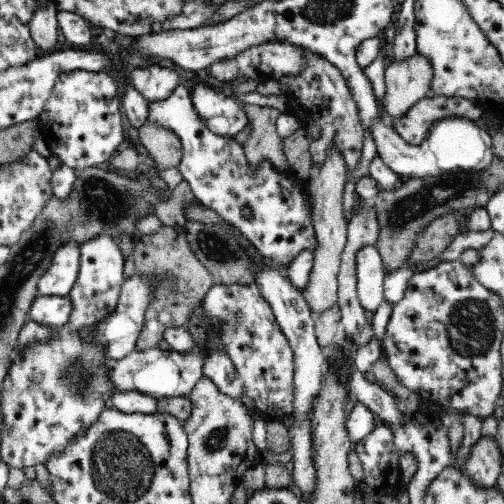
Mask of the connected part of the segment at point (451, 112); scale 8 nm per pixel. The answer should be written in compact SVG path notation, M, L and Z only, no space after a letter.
M429 92L422 100L418 100L402 118L393 120L392 127L409 145L418 146L424 140L426 132L439 120L466 117L479 121L484 113L484 107L476 104L474 100L466 100L459 96L456 98L436 96Z

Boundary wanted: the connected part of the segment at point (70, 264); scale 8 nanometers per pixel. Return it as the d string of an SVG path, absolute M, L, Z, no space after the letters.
M76 242L62 244L56 250L50 268L38 282L37 295L67 296L79 276L80 255L80 247Z

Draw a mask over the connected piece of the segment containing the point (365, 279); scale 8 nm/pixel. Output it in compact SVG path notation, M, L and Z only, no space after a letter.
M376 247L356 250L357 294L364 311L376 313L384 299L385 267Z

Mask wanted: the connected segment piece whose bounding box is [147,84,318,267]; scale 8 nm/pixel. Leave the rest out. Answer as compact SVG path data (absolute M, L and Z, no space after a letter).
M178 84L174 92L166 100L160 102L148 102L148 121L160 127L176 133L182 141L182 152L180 164L177 168L186 180L197 200L205 207L216 211L230 225L240 229L240 233L251 242L251 245L260 252L260 255L270 259L276 267L289 267L291 263L303 251L310 251L314 254L317 250L318 242L312 224L312 201L302 196L302 188L292 186L276 186L276 184L286 184L286 176L271 165L269 159L264 159L259 165L250 167L248 159L243 149L243 145L234 141L234 137L218 136L210 131L204 120L196 113L196 107L190 99L189 84Z

